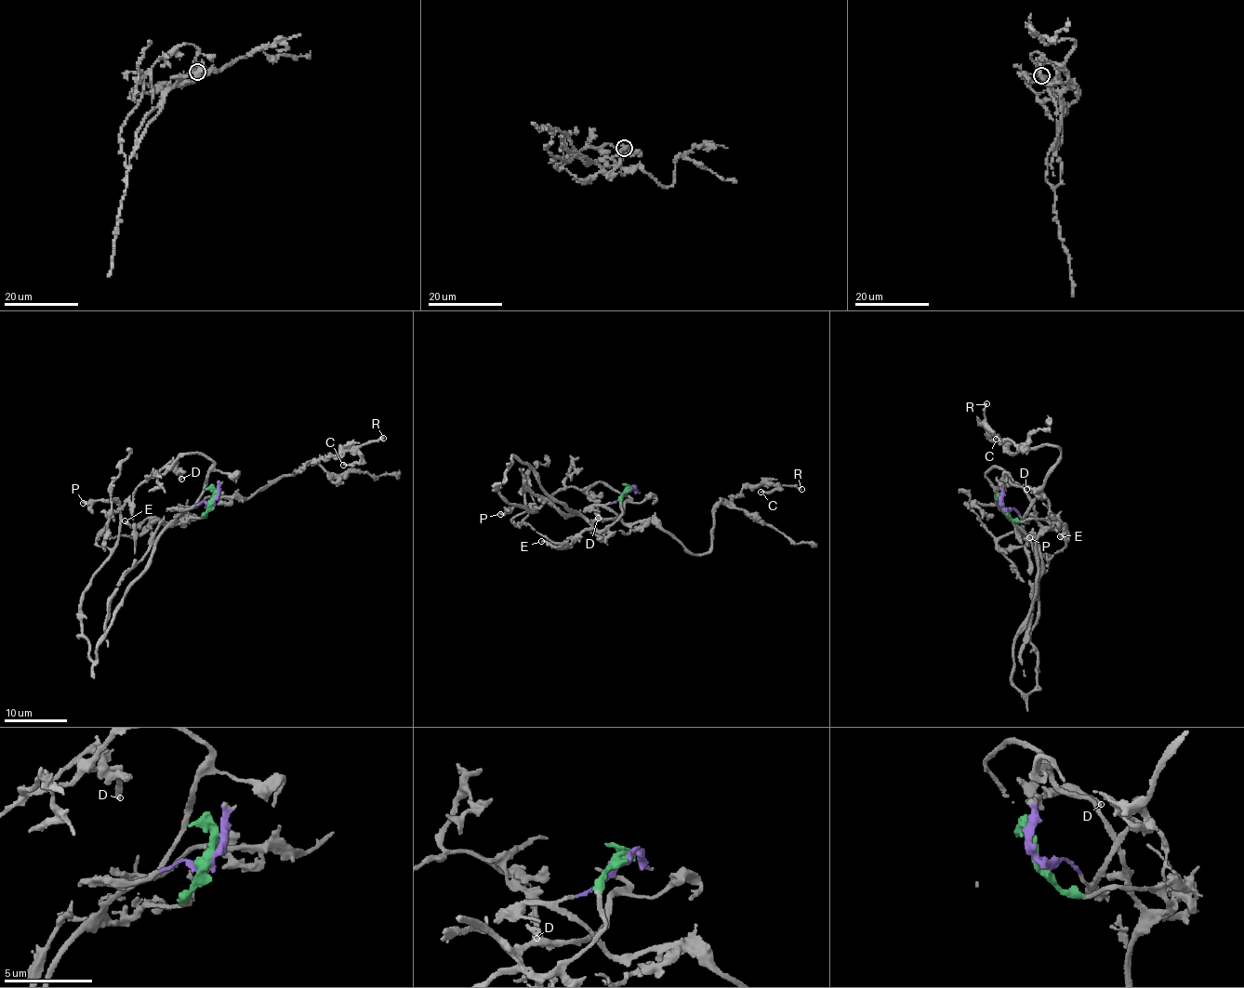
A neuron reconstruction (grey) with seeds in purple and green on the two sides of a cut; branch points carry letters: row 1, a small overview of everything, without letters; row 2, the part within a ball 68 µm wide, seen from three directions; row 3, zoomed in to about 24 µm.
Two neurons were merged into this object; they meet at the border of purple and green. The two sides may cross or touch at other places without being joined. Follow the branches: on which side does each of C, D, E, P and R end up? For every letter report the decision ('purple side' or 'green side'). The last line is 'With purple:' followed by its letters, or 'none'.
C: purple side
D: green side
E: green side
P: green side
R: purple side
With purple: C, R

